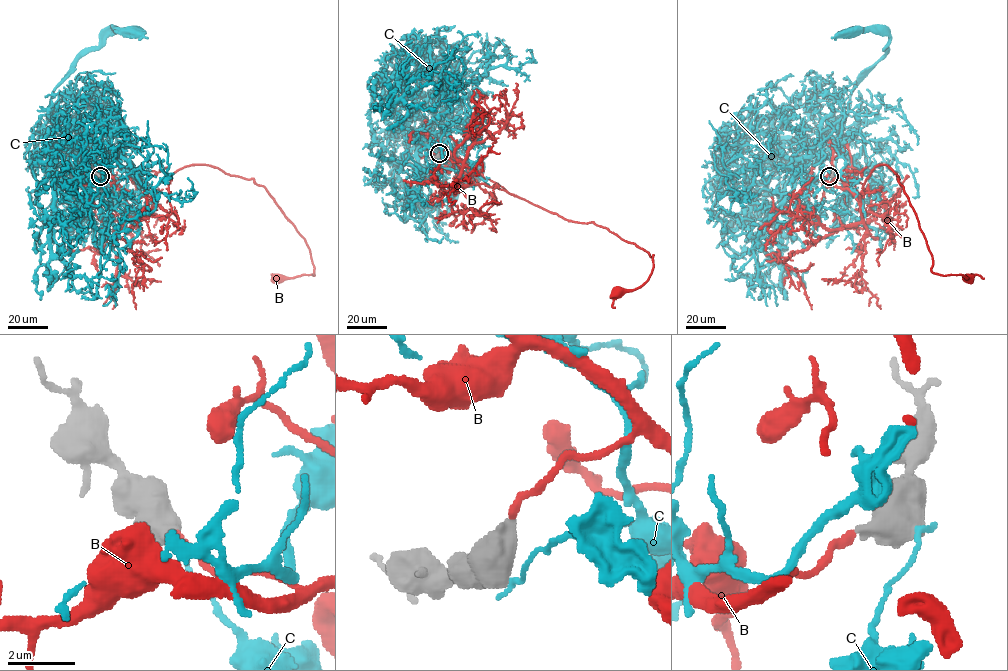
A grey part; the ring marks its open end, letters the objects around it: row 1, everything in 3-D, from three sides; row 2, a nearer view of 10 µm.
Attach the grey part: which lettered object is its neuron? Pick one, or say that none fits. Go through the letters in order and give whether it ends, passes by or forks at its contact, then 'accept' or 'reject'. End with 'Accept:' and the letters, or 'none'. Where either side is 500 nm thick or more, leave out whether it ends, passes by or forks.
B: accept
C: reject
Accept: B

